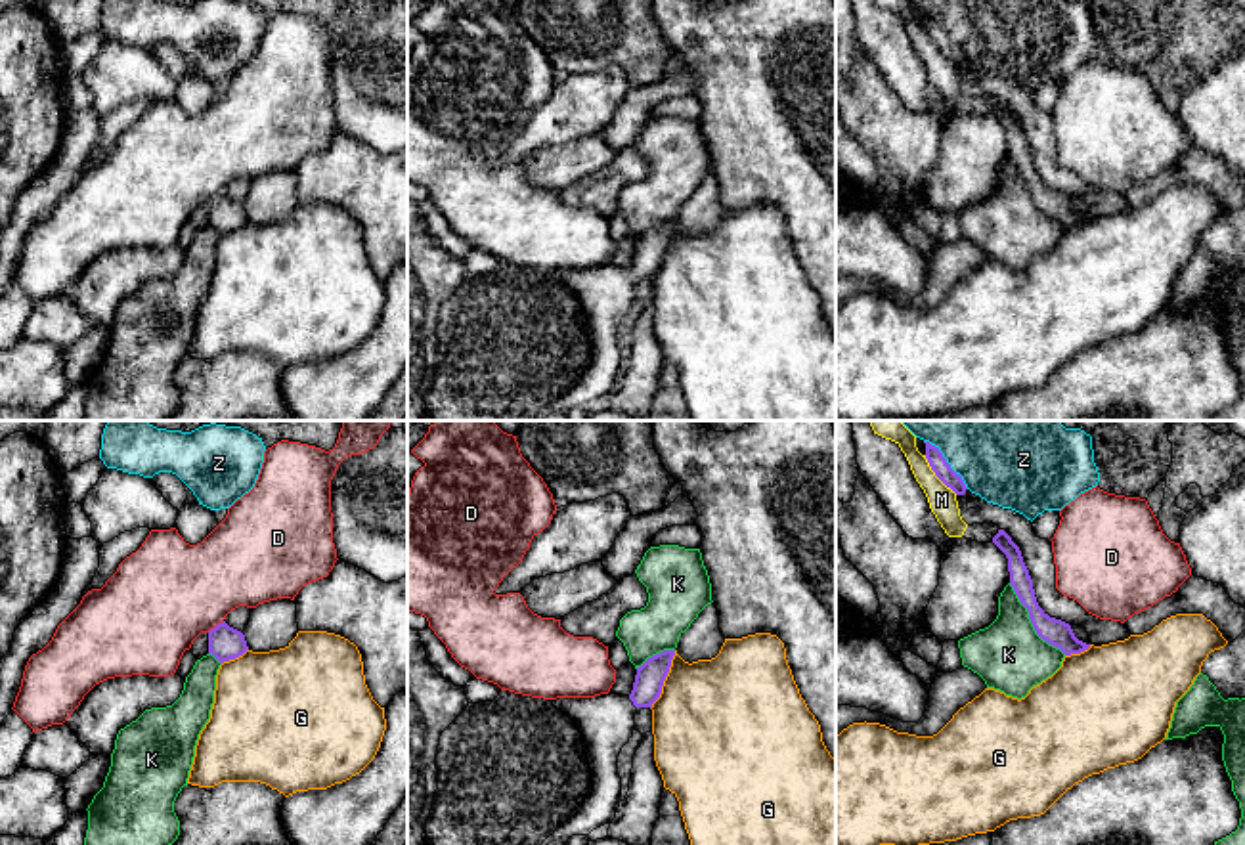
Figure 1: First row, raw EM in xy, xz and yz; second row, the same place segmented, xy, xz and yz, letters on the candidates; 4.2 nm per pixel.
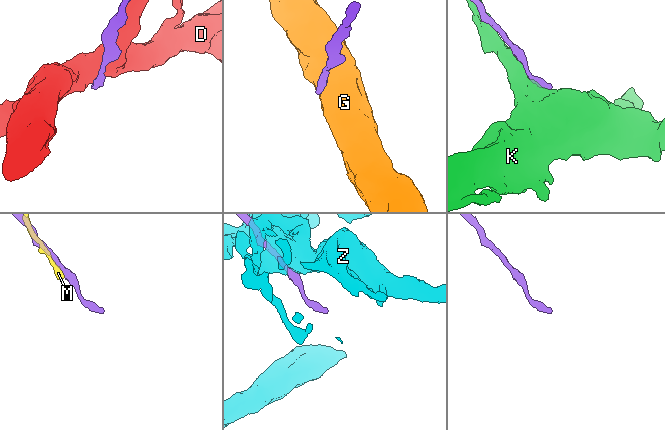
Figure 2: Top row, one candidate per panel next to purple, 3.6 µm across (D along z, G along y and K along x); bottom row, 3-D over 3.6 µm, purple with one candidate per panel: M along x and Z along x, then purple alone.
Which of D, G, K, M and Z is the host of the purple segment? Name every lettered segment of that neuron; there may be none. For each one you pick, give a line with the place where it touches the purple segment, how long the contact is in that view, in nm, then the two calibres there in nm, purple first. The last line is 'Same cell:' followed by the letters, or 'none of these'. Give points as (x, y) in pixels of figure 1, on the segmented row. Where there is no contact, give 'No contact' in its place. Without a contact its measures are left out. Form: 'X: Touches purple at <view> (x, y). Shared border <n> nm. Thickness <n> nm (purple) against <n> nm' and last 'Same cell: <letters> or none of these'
Same cell: none of these

